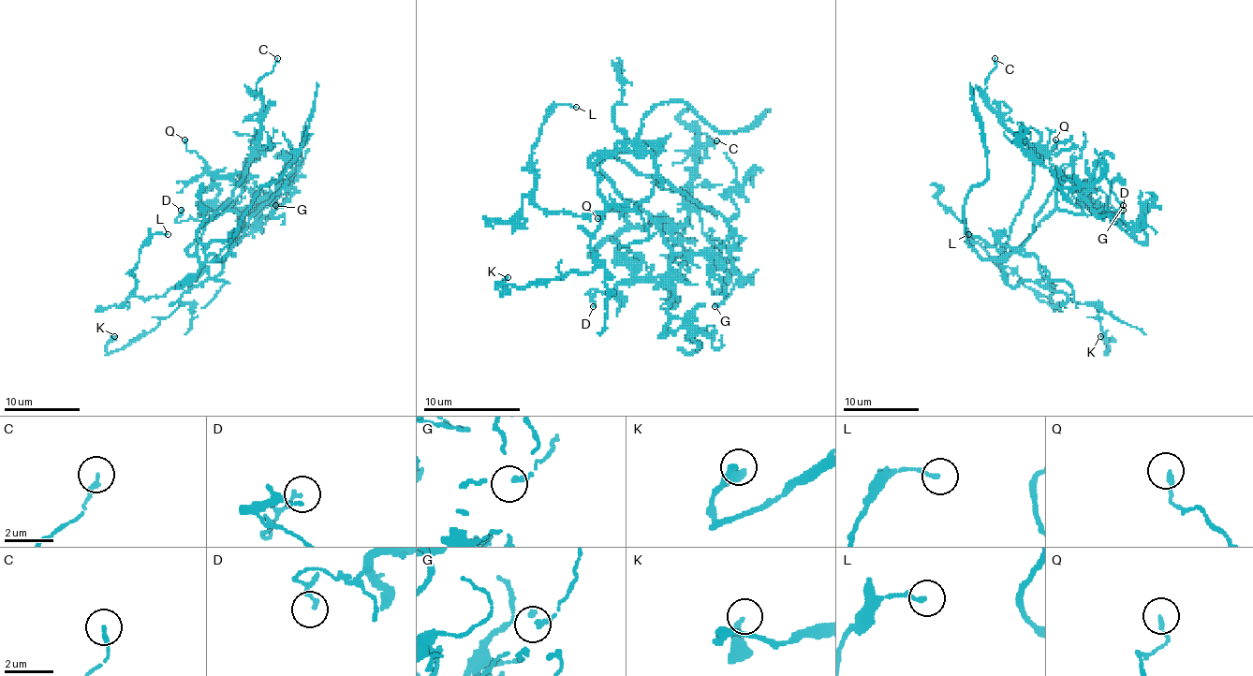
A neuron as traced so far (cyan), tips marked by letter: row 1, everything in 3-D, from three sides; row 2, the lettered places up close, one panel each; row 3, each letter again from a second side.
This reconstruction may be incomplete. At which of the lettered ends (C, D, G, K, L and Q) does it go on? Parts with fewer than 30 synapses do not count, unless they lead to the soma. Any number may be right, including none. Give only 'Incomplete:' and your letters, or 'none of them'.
Incomplete: none of them

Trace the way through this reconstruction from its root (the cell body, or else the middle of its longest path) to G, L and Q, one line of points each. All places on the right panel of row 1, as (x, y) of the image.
G: (998, 260), (1015, 253), (1030, 236), (1036, 215), (1057, 186), (1093, 184), (1104, 177), (1123, 205)
L: (998, 260), (1009, 285), (1036, 281), (1053, 292), (1050, 298), (1036, 294), (1015, 273), (1002, 271), (968, 234)
Q: (998, 260), (1015, 249), (1055, 208), (1057, 181), (1061, 173), (1050, 162), (1050, 151), (1057, 147), (1055, 139)

